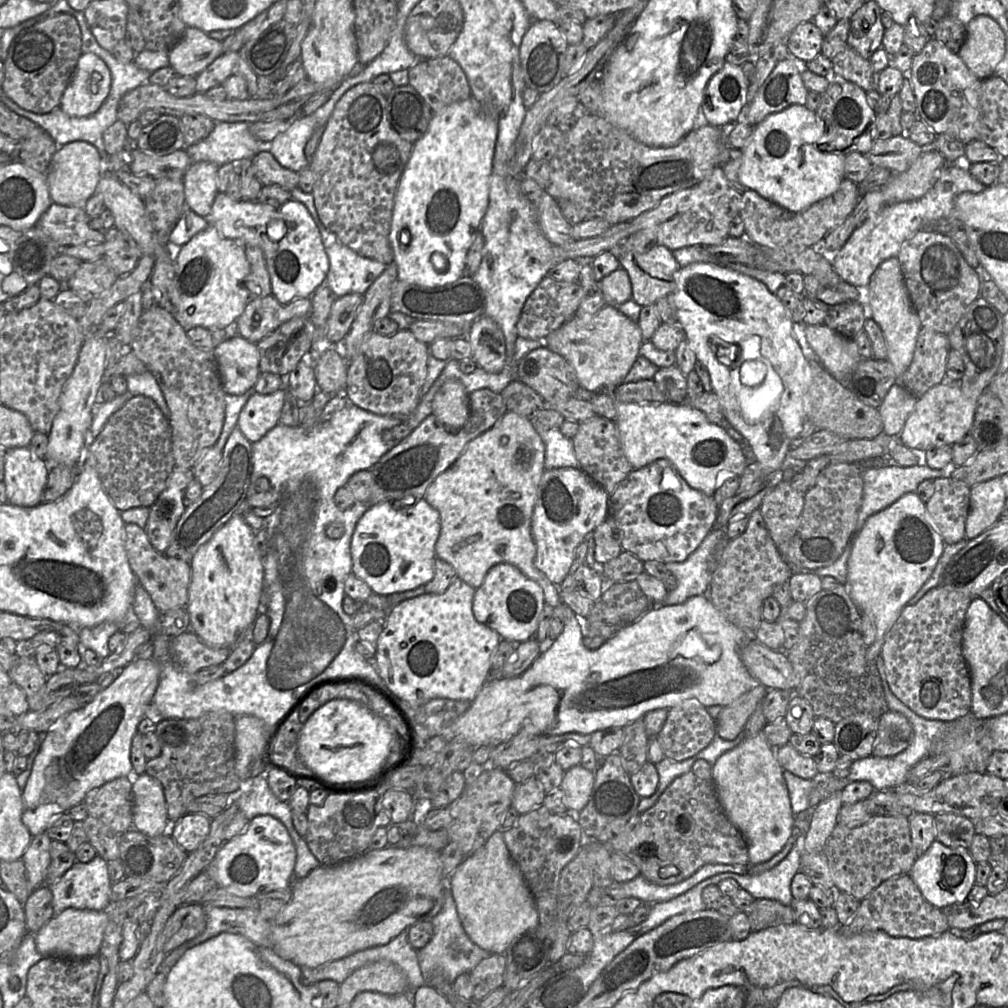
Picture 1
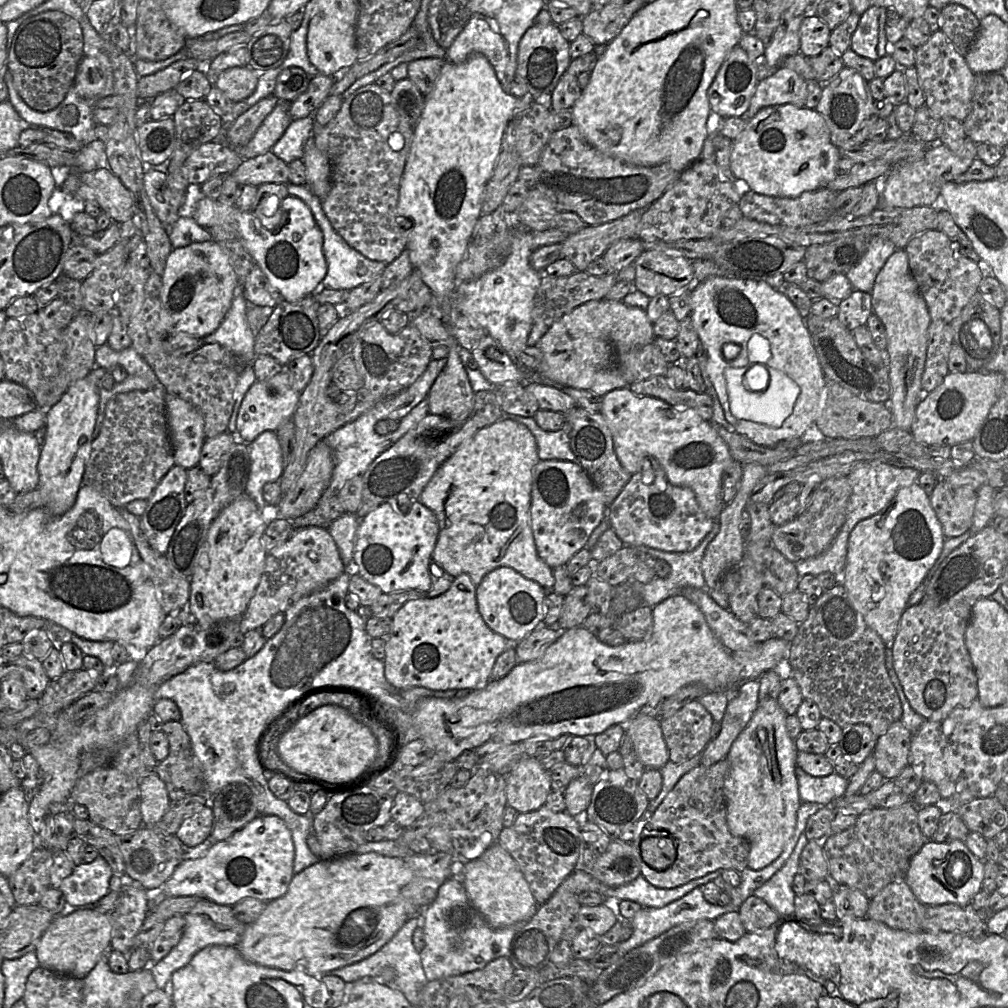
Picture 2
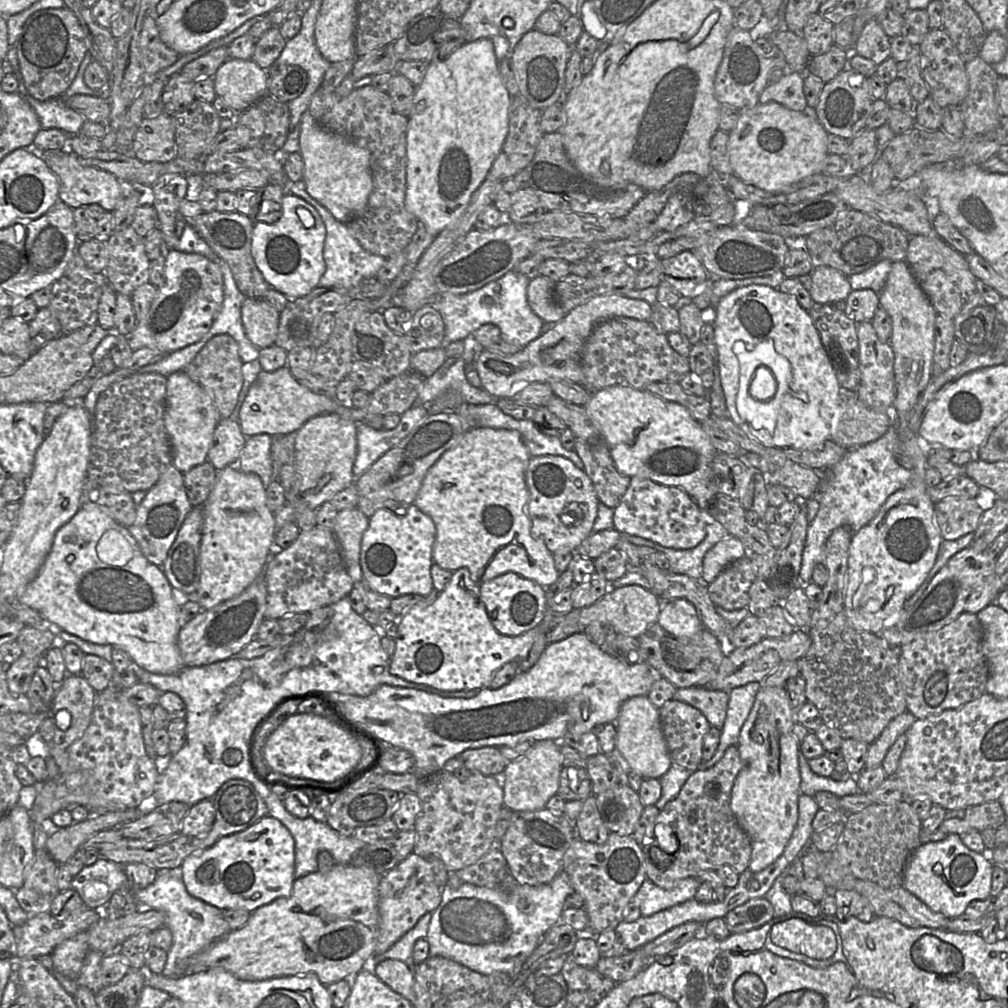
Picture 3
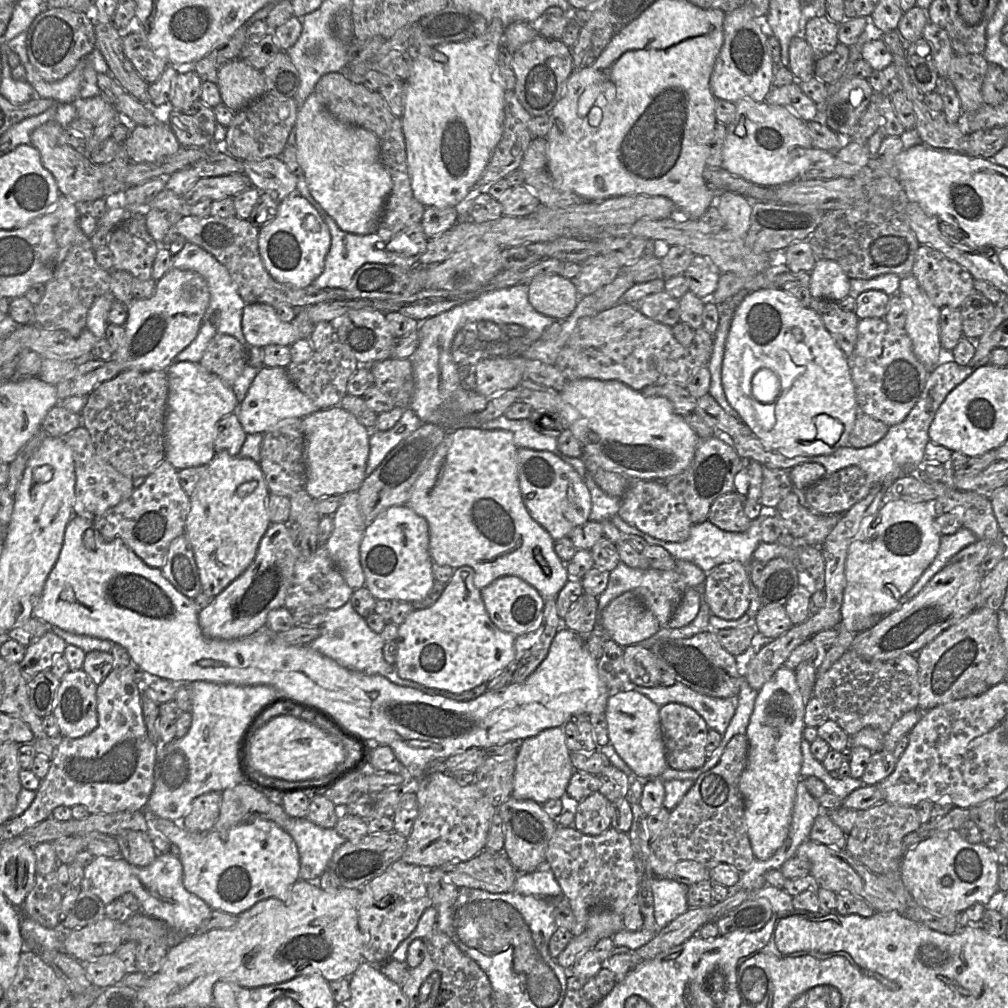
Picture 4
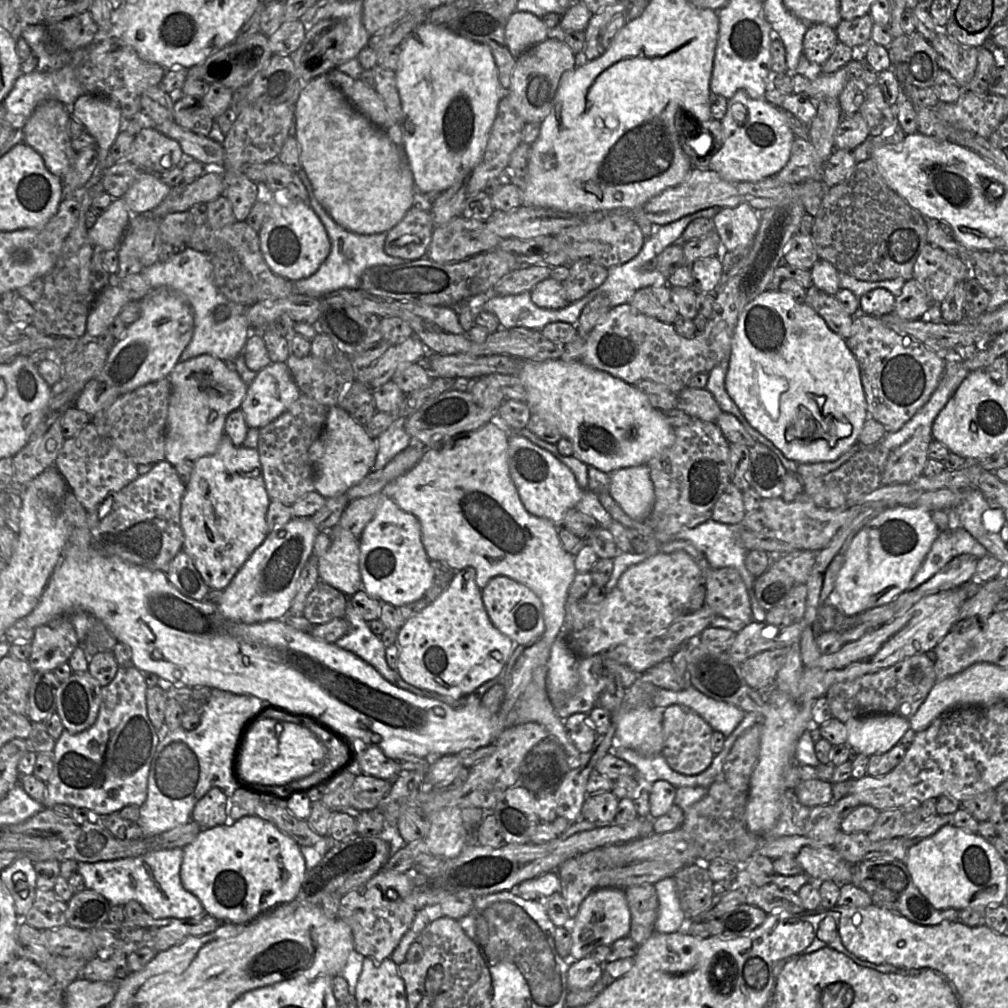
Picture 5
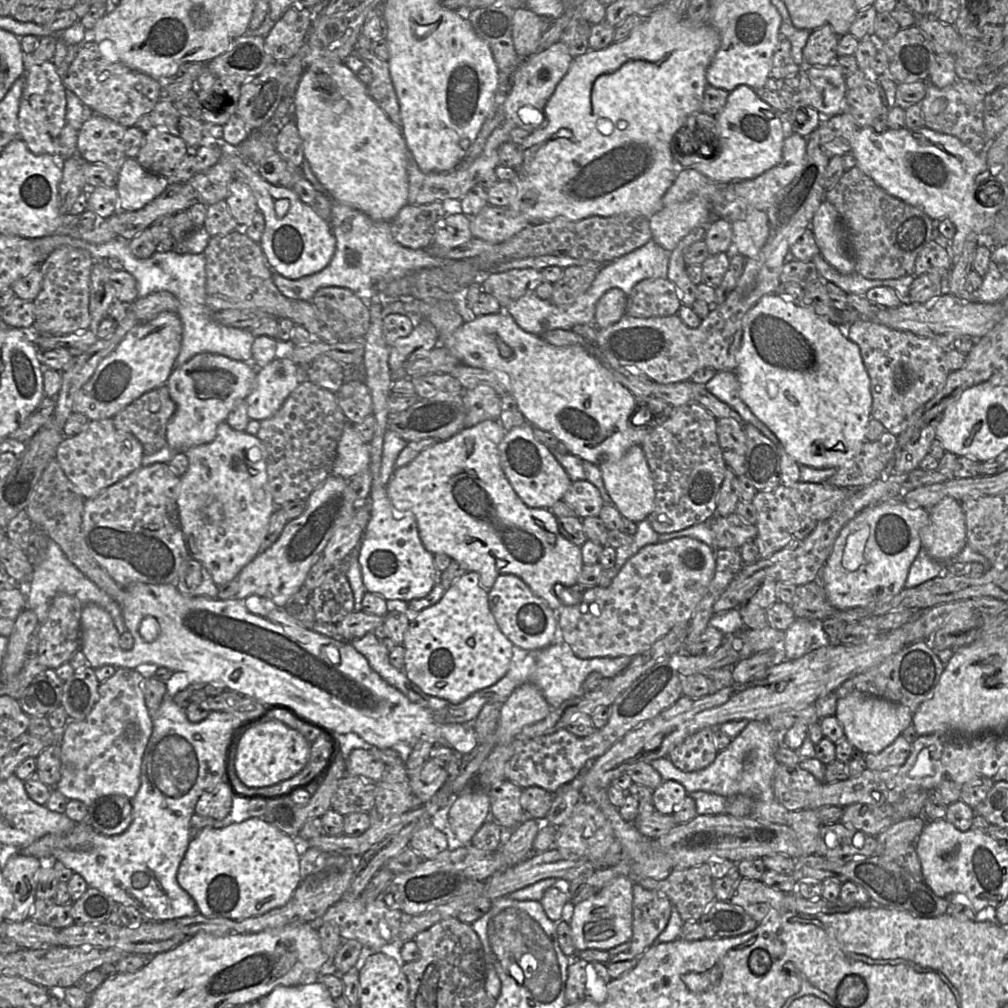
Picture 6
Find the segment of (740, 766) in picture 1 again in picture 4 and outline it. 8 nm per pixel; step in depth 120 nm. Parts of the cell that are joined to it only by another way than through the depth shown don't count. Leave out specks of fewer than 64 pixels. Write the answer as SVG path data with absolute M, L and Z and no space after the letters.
M781 666L774 676L758 691L753 712L745 735L748 740L748 754L745 768L738 787L744 801L744 820L754 858L769 859L784 843L792 818L796 797L796 787L801 778L802 765L801 738L805 705L796 681L795 670Z

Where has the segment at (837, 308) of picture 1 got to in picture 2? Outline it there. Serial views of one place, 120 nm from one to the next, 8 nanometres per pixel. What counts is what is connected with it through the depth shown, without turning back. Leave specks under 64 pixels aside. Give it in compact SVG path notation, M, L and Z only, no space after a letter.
M854 289L847 298L838 303L836 318L852 331L859 326L866 325L872 313L871 294Z

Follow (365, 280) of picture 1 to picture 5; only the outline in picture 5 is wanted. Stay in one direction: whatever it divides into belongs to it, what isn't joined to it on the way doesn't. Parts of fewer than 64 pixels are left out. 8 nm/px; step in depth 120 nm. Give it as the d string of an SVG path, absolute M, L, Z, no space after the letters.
M301 169L298 175L307 189L309 205L318 215L327 231L331 242L331 250L326 260L313 275L294 282L295 293L321 298L341 288L358 289L360 288L361 276L367 268L376 265L393 266L406 262L404 259L392 257L385 253L386 232L361 235L347 230L335 222L315 197L312 184L305 170Z

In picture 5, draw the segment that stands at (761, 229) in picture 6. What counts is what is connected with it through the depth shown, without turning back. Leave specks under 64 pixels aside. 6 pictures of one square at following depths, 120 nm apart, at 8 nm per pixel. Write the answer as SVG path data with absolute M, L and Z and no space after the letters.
M743 203L732 208L723 207L714 217L723 254L737 248L751 248L760 226L759 212Z

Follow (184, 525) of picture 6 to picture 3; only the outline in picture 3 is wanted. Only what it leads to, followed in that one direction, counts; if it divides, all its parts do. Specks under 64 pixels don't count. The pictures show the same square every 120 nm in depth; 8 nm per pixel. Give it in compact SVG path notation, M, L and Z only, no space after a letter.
M236 464L217 471L215 485L206 501L201 505L204 514L200 542L200 580L197 602L203 610L240 595L263 571L270 557L276 554L274 548L275 516L266 504L266 488L260 477L244 473Z

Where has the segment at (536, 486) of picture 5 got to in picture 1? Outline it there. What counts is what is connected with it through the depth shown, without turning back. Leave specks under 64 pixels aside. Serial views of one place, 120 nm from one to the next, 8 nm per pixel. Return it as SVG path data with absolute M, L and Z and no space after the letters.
M580 468L545 469L537 487L531 532L536 546L534 565L551 583L559 586L572 573L576 547L607 518L608 503L606 491Z

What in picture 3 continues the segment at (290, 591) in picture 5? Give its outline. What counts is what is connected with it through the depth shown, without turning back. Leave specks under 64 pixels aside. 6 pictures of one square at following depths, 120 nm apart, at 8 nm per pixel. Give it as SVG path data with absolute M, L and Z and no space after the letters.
M264 571L238 596L201 611L182 626L177 646L184 667L199 667L237 657L239 652L256 636L265 619L267 587Z

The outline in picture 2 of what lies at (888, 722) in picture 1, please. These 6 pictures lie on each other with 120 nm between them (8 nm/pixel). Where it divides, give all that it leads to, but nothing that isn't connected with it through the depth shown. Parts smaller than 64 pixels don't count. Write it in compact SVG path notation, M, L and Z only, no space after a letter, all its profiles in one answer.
M898 720L877 738L873 750L875 770L884 780L895 779L910 764L911 737L911 732Z

